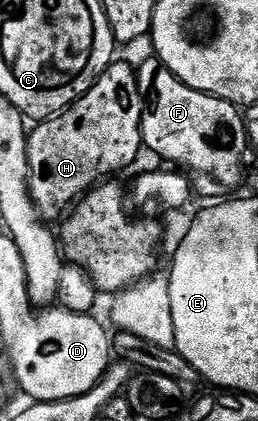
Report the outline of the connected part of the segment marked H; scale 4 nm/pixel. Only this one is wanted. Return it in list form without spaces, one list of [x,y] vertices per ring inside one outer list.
[[[112,62],[110,67],[106,67],[98,81],[72,107],[67,108],[62,115],[52,115],[50,119],[42,120],[36,126],[39,128],[36,131],[34,128],[27,136],[31,196],[35,208],[44,220],[58,220],[92,187],[104,182],[108,177],[115,177],[118,171],[125,170],[138,157],[139,151],[144,150],[141,121],[145,102],[143,93],[139,90],[139,77],[134,66],[119,62]]]

